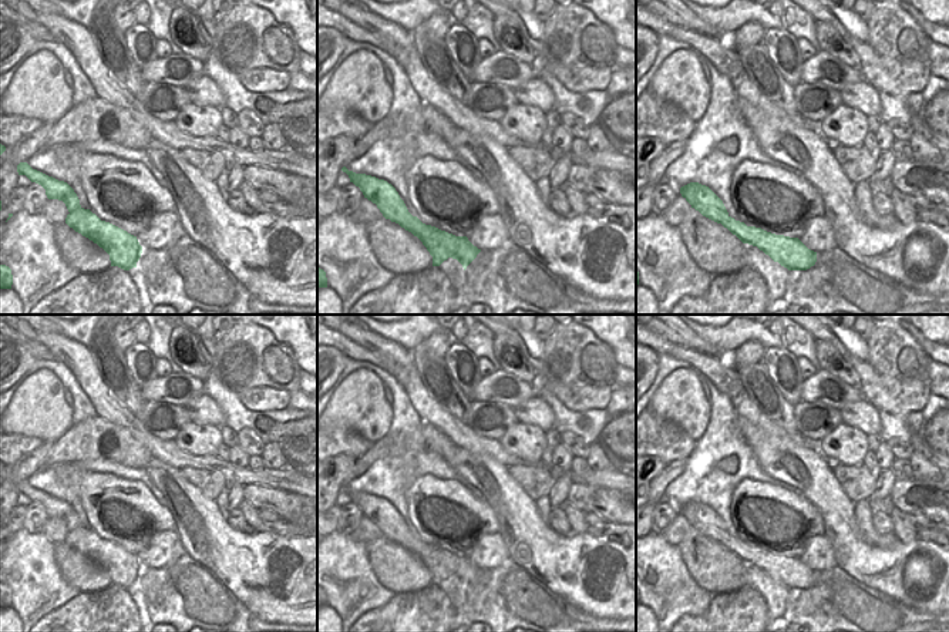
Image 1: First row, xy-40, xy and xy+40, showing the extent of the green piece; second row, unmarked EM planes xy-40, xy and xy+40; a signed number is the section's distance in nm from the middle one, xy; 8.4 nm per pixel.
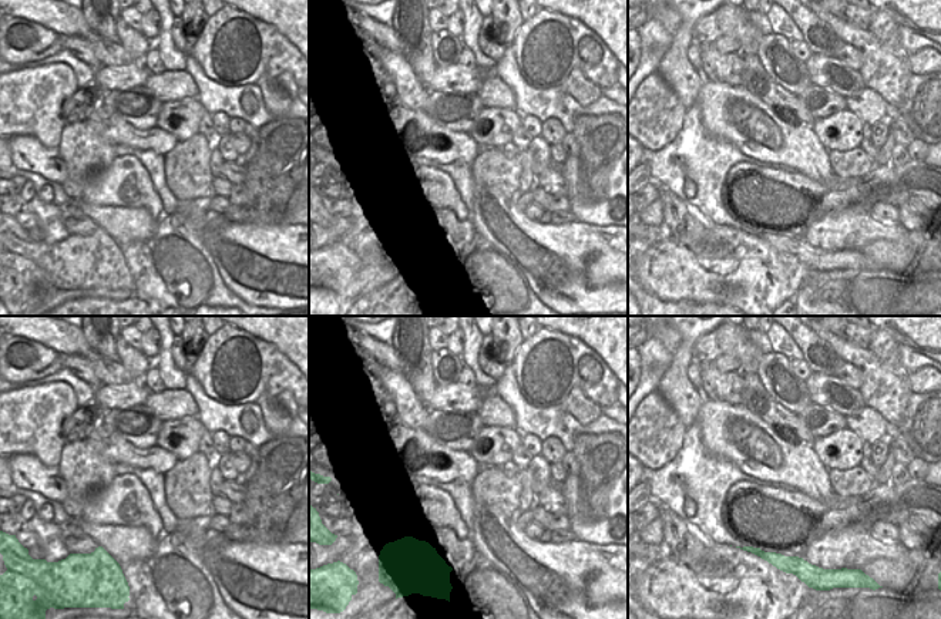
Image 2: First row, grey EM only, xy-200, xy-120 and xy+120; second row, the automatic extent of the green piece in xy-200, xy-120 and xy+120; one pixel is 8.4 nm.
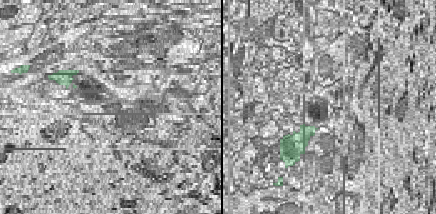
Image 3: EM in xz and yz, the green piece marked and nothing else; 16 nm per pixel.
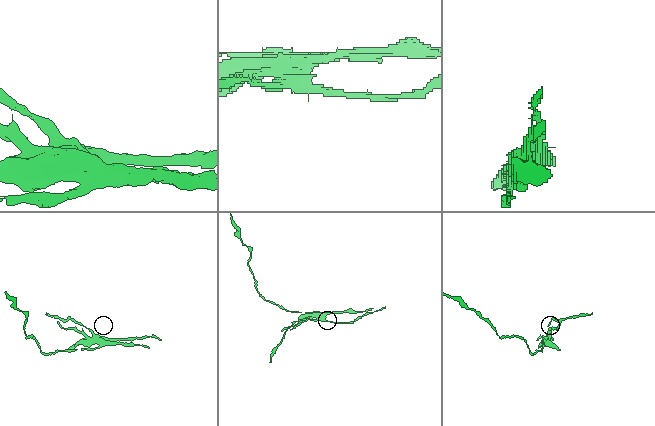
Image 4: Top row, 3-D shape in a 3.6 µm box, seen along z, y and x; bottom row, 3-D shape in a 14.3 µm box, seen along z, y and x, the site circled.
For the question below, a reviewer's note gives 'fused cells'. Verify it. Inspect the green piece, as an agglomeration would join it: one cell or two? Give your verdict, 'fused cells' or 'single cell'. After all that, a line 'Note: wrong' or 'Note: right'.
fused cells
Note: right

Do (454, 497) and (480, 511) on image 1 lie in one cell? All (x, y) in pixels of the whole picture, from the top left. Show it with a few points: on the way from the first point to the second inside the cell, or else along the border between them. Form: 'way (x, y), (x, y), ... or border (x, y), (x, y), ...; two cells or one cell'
way (460, 501), (474, 511); one cell

